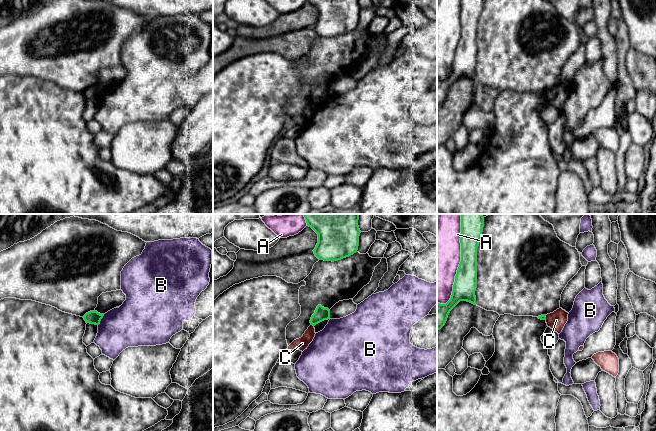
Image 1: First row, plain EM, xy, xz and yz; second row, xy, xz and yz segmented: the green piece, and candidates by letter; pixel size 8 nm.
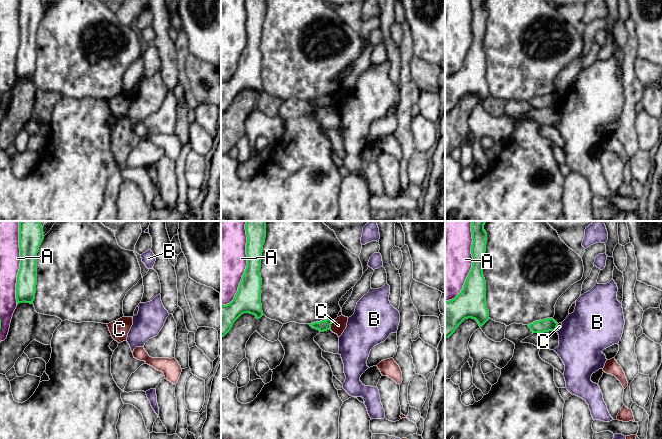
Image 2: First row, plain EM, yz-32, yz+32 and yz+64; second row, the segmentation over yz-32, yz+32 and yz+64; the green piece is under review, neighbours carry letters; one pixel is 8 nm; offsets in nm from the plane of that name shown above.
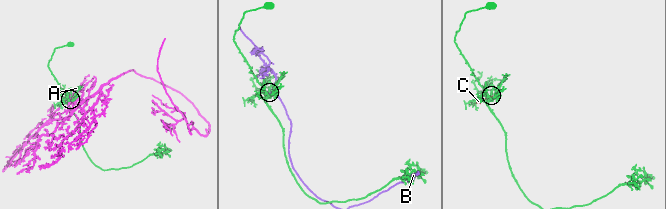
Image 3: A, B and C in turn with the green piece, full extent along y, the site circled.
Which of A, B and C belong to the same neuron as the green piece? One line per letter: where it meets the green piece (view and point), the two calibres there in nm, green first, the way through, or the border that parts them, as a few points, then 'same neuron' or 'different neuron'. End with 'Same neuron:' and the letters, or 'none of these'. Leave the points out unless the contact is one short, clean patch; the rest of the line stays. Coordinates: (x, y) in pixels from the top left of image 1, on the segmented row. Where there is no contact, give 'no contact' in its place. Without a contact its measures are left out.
A: yz (461, 261) | 180/380 nm | different neuron
B: xy (100, 320) | 110/340 nm | along xy (104, 314), (98, 325) | different neuron
C: xz (312, 324) | 110/100 nm | along xz (311, 324), (313, 326) | different neuron
Same neuron: none of these

